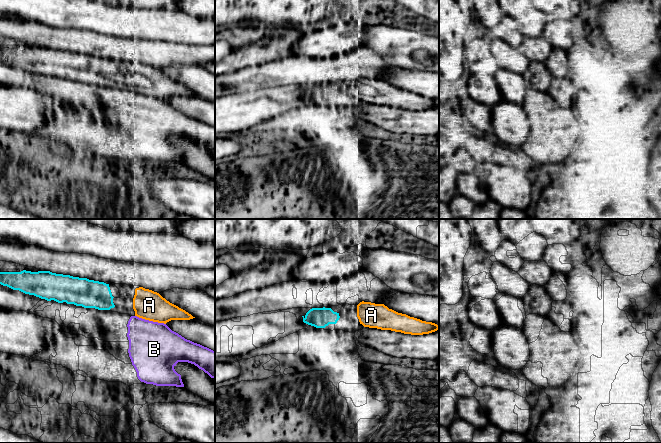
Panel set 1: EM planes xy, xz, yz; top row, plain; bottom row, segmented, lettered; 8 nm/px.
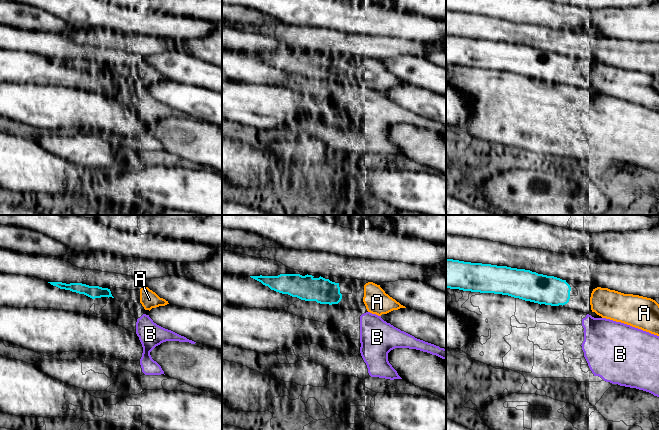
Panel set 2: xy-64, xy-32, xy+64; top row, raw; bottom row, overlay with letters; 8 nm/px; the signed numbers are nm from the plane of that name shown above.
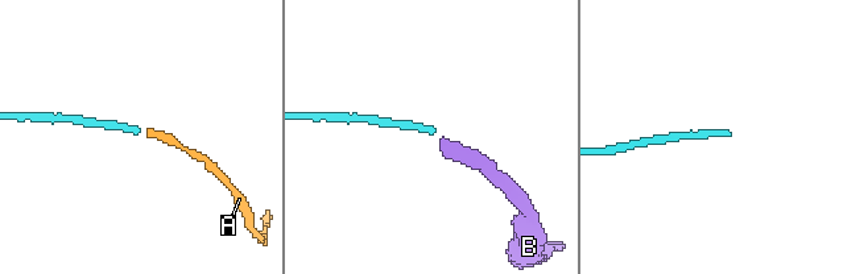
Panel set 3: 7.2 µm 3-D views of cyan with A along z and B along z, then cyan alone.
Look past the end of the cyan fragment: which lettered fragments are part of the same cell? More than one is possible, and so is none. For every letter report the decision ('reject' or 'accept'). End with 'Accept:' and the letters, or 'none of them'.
A: accept
B: reject
Accept: A

